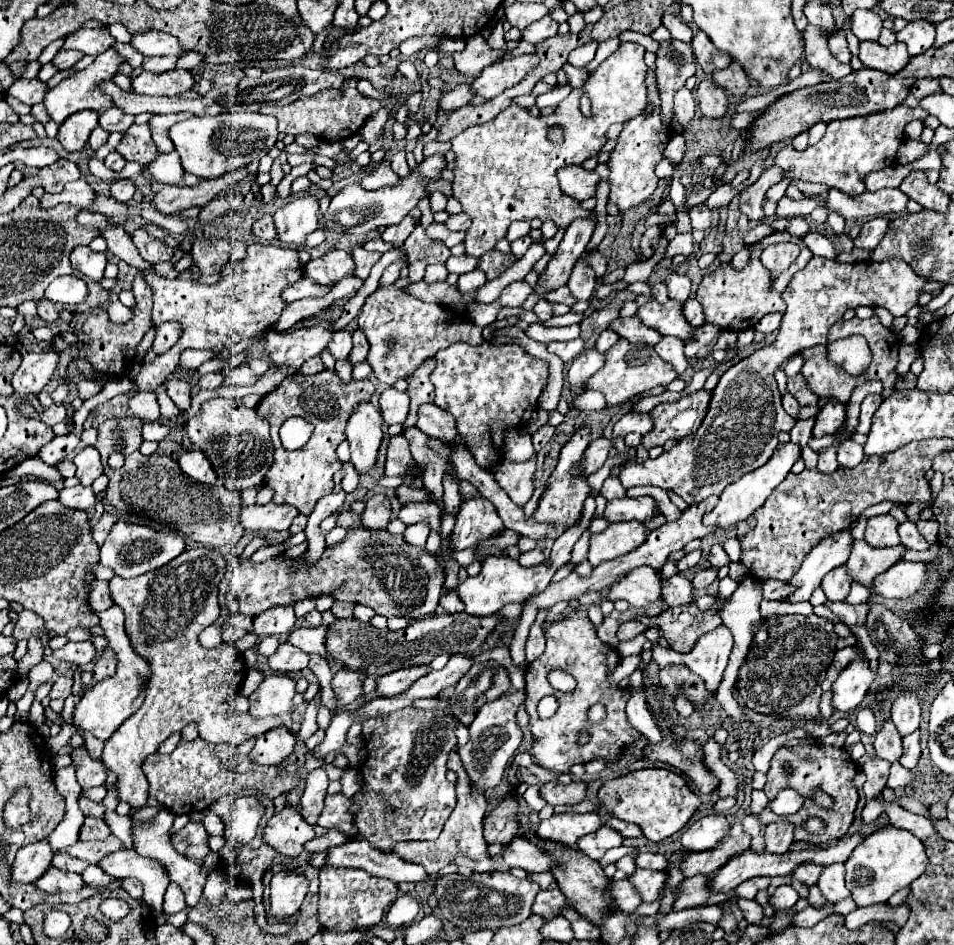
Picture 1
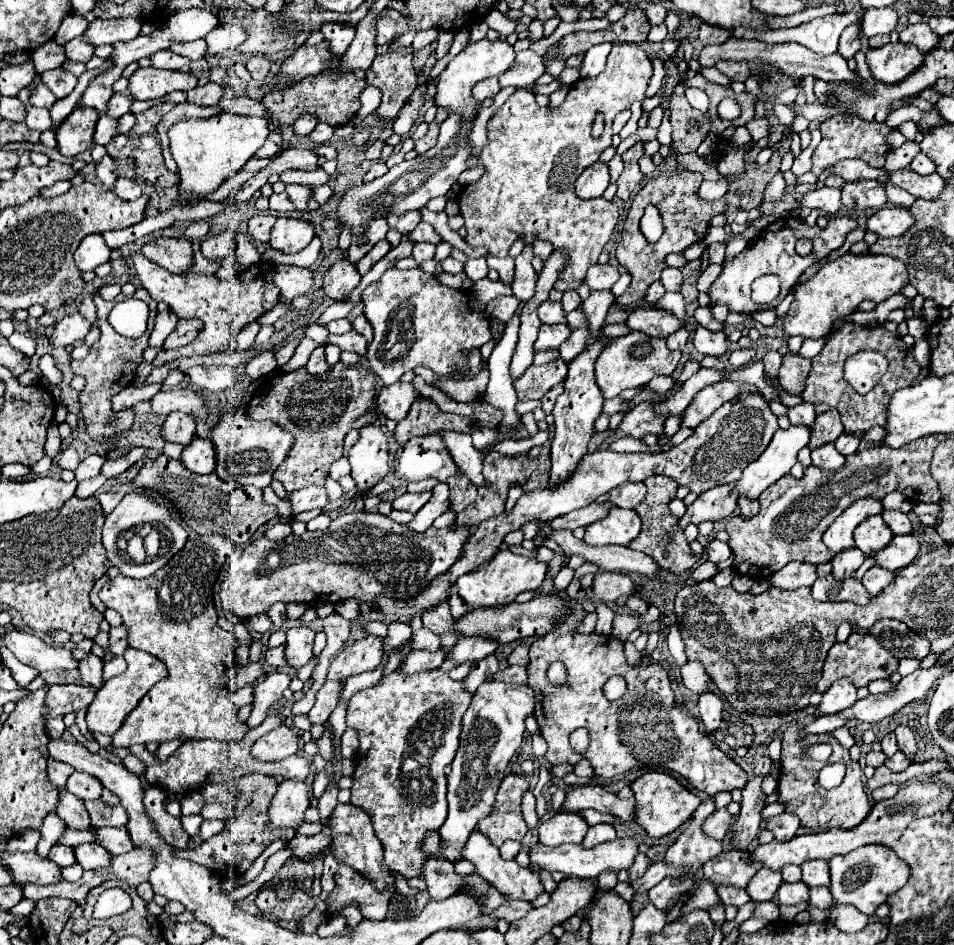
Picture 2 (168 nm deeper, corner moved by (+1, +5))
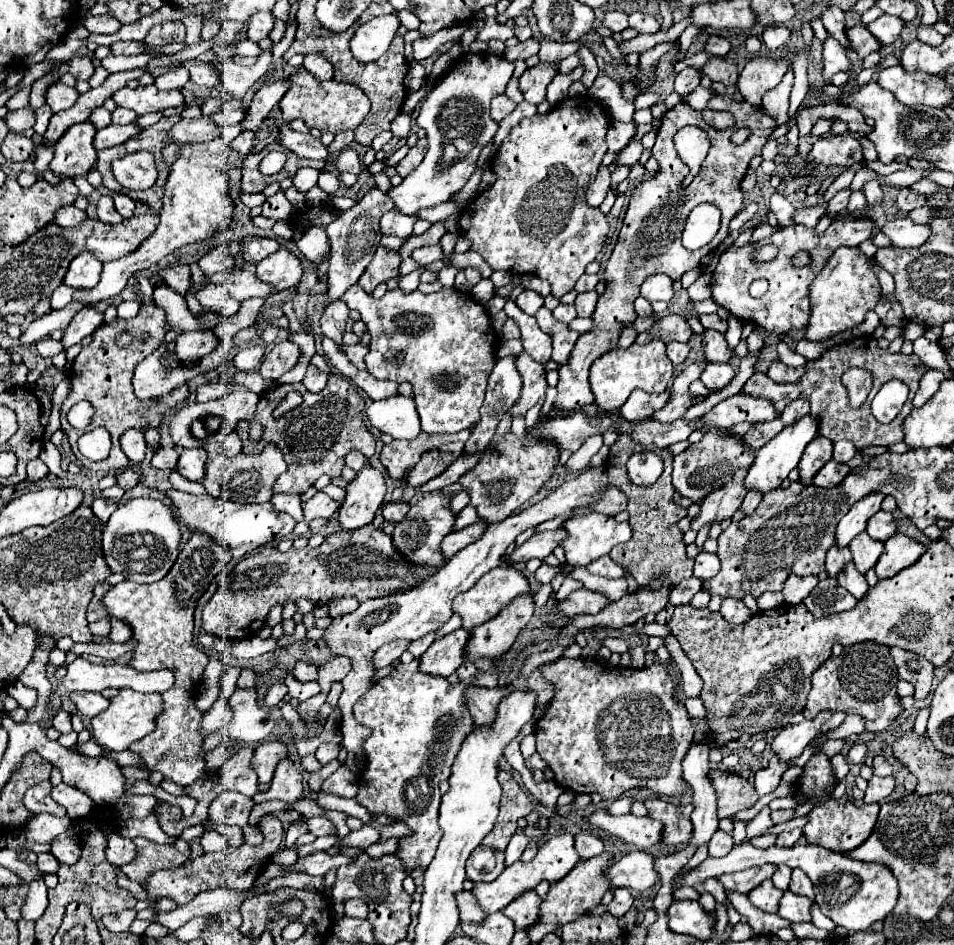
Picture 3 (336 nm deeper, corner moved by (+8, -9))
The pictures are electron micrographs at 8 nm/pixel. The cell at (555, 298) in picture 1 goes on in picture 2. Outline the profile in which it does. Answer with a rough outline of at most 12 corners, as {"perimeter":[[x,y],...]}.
{"perimeter":[[567,290],[563,294],[563,310],[579,308],[581,298],[575,290]]}

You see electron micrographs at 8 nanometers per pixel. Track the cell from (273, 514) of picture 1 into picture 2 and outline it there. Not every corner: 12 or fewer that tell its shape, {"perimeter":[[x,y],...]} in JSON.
{"perimeter":[[323,486],[289,494],[293,512],[325,508],[329,496]]}

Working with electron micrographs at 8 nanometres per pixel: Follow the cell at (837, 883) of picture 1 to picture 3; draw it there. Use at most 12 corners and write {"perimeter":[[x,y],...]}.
{"perimeter":[[792,870],[790,890],[814,900],[814,884],[802,870]]}

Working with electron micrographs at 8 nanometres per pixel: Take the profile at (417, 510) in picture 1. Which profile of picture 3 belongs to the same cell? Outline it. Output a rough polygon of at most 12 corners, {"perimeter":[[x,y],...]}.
{"perimeter":[[392,502],[382,508],[388,522],[398,524],[406,518],[410,506]]}

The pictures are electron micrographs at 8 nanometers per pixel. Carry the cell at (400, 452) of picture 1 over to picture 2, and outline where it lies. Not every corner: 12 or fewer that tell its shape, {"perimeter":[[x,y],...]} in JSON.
{"perimeter":[[439,434],[395,454],[395,476],[447,482],[457,464]]}

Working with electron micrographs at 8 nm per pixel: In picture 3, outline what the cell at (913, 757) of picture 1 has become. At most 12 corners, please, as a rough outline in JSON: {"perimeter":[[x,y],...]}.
{"perimeter":[[872,776],[866,804],[884,800],[894,790],[894,776]]}

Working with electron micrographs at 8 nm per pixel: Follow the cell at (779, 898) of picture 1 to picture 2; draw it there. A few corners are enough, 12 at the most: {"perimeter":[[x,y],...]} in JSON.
{"perimeter":[[783,882],[777,892],[779,904],[809,900],[809,886]]}

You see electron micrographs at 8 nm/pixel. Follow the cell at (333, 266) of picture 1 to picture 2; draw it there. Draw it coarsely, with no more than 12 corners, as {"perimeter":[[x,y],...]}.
{"perimeter":[[347,258],[325,274],[323,292],[343,302],[361,276]]}

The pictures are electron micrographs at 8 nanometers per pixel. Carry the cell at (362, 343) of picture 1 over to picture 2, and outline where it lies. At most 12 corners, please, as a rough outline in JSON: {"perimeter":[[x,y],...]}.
{"perimeter":[[363,314],[353,320],[353,326],[369,342],[373,340],[373,326]]}

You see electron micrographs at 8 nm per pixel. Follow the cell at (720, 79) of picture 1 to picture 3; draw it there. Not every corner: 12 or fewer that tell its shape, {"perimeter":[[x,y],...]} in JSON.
{"perimeter":[[710,58],[702,72],[712,82],[734,86],[738,68],[728,58]]}

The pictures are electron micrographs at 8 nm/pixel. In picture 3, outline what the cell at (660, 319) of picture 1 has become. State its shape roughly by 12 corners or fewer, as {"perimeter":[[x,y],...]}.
{"perimeter":[[706,362],[700,380],[708,390],[720,390],[732,378],[728,364]]}

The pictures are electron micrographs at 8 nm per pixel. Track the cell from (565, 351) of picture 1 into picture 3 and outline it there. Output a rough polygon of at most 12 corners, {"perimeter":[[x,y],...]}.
{"perimeter":[[506,302],[504,312],[518,322],[524,352],[536,362],[550,360],[552,338],[536,318]]}

